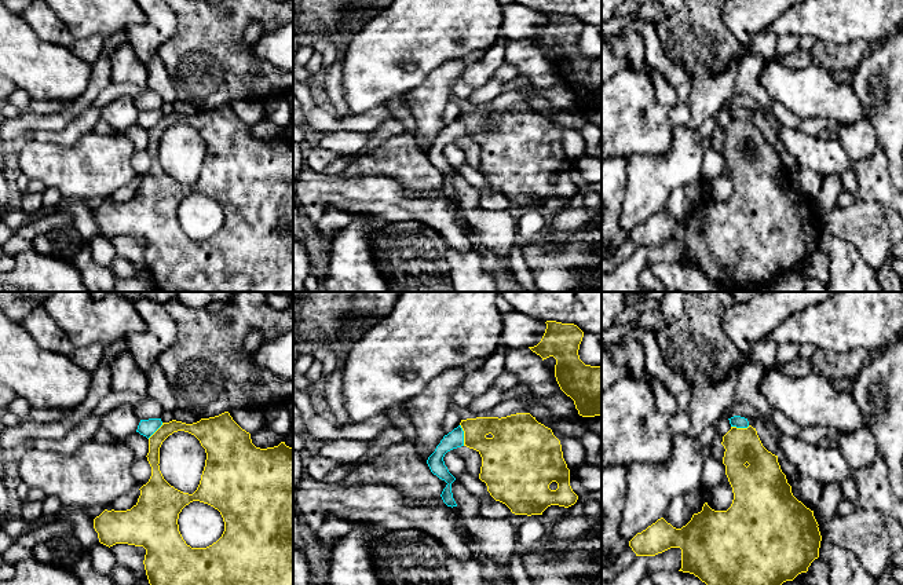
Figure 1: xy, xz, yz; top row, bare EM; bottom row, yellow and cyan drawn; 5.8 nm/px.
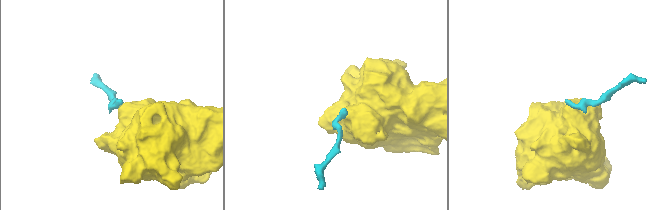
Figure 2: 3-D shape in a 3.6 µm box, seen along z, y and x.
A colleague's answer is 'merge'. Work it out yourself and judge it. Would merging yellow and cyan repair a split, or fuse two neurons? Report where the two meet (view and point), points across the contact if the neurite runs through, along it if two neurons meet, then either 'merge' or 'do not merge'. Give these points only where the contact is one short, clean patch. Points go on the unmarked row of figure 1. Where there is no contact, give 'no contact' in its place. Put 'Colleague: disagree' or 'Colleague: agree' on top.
Colleague: disagree
contact xz (464, 127); border xz (460, 116), (464, 136); do not merge

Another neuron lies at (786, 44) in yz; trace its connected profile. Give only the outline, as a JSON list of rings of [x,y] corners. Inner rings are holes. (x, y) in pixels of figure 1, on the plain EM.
[[[782,34],[778,36],[776,41],[776,54],[778,55],[790,55],[800,48],[800,37],[796,34]]]

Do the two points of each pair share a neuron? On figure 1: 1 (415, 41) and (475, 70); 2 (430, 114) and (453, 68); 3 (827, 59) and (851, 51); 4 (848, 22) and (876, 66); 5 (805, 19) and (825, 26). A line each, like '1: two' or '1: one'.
1: two
2: one
3: one
4: two
5: one

